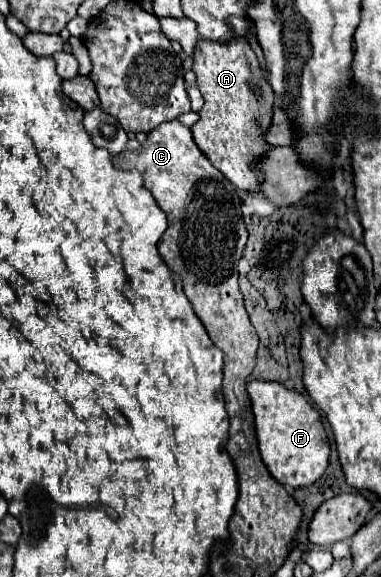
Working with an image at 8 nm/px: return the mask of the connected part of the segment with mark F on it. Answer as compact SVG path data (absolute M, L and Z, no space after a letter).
M249 381L247 387L259 451L269 473L283 485L307 487L315 483L329 463L329 443L321 425L321 415L297 391L289 391L277 381Z

